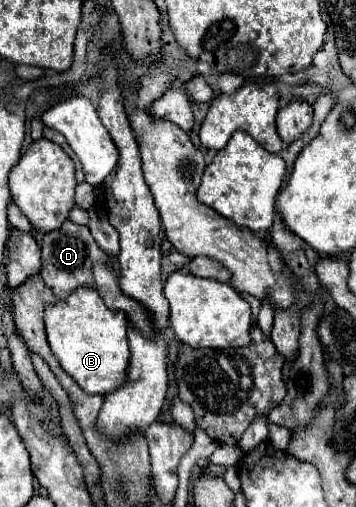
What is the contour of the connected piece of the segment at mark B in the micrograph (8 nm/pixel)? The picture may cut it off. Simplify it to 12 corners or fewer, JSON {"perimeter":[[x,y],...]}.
{"perimeter":[[93,286],[47,304],[55,358],[81,390],[125,380],[127,314]]}

